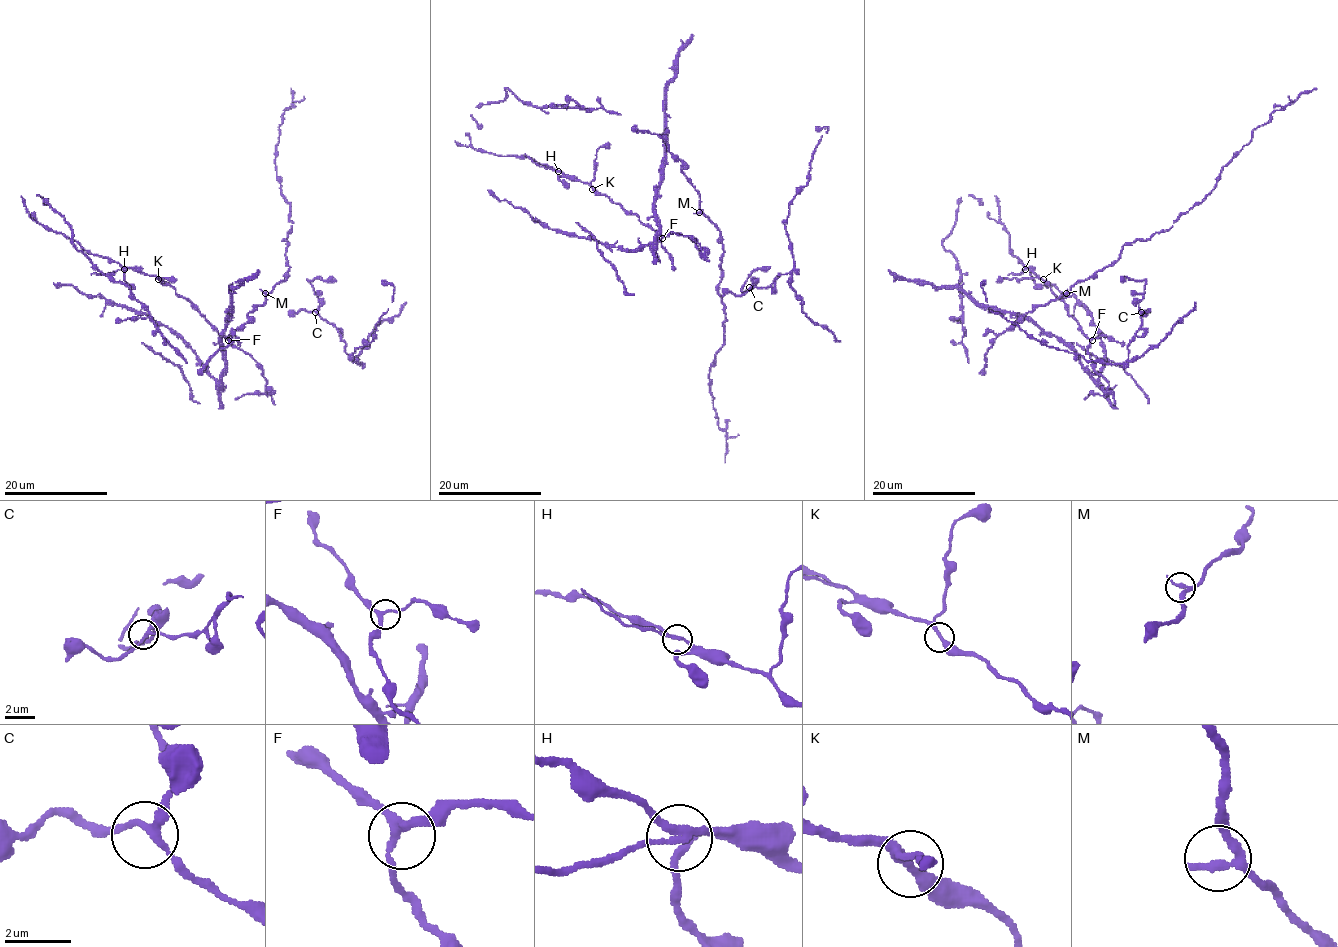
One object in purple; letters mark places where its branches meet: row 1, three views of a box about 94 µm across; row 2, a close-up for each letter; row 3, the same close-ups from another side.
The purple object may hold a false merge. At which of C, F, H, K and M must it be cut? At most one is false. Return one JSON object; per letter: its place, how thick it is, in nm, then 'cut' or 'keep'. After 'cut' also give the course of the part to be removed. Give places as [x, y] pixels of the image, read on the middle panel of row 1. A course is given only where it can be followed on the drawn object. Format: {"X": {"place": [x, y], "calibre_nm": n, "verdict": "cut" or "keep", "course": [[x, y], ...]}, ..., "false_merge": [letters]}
{"C": {"place": [749, 287], "calibre_nm": 200, "verdict": "keep"}, "F": {"place": [662, 238], "calibre_nm": 200, "verdict": "keep"}, "H": {"place": [558, 171], "calibre_nm": 200, "verdict": "cut", "course": [[559, 172], [539, 166], [525, 153]]}, "K": {"place": [592, 189], "calibre_nm": 220, "verdict": "keep"}, "M": {"place": [699, 212], "calibre_nm": 200, "verdict": "keep"}, "false_merge": ["H"]}

